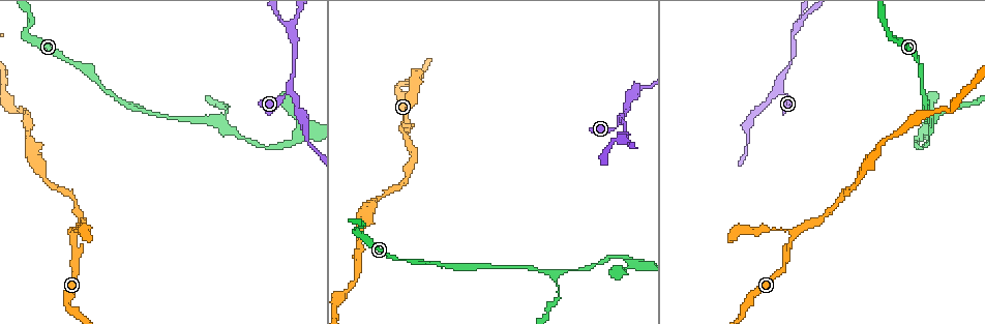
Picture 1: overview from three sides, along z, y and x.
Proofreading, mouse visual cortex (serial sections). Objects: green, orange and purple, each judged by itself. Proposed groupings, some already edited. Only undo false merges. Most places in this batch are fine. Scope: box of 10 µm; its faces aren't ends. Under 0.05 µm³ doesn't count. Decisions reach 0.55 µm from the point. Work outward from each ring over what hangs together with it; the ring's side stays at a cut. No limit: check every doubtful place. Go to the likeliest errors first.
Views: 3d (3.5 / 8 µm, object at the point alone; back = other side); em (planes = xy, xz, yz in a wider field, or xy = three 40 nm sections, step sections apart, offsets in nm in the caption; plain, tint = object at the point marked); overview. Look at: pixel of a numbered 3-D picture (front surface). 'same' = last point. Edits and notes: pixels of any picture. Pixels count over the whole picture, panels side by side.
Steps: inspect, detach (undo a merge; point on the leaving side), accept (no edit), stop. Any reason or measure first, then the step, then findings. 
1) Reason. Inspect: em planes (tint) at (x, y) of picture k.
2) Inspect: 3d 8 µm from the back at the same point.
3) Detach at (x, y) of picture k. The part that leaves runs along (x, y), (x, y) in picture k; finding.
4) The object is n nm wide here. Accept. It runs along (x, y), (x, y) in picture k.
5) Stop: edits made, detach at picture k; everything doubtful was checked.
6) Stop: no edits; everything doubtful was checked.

Branch point. Inspect: 3d 3.5 µm at (545, 274) of picture 1.

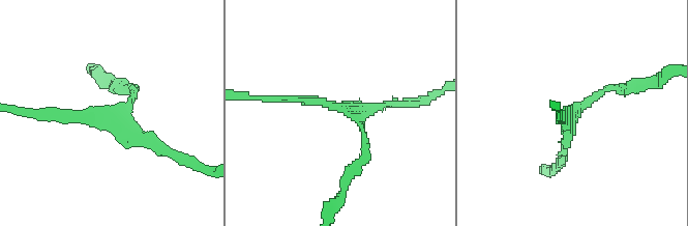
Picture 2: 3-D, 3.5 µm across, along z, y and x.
Now the EM. Inspect: em planes (tint) at (569, 120) of picture 2.

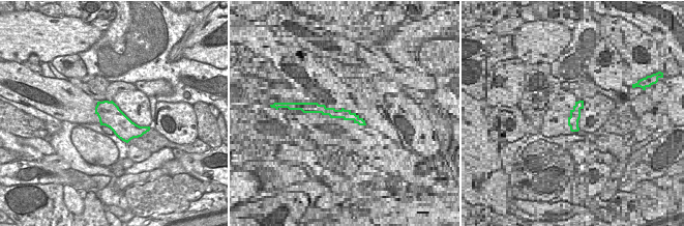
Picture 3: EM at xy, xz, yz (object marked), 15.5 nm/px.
The arms are 100, 150, 150 nm wide. Accept. It runs along (39, 112), (110, 118), (167, 153) in picture 2; all the same cell.

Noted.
Three-way junction. Inspect: 3d 3.5 µm at (300, 131) of picture 1.

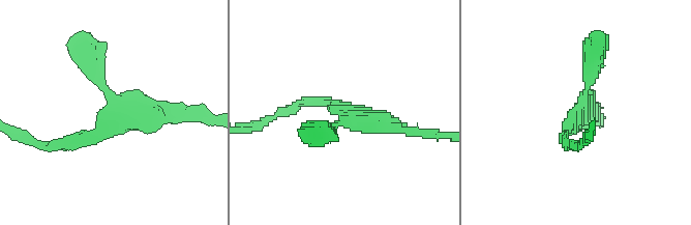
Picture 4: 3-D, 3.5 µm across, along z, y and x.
Shape alone is not enough. Inspect: em xy step 2 (tint) at (348, 112) of picture 4.

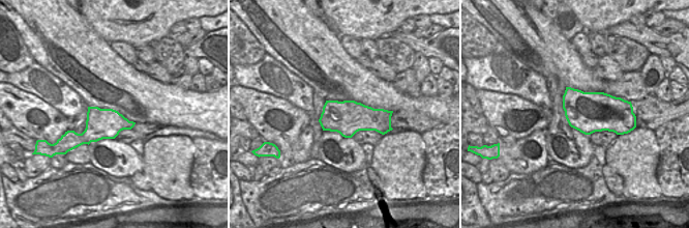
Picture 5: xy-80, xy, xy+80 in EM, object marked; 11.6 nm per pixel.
The object is 400 nm wide here. Accept. It runs along (60, 144), (120, 112), (91, 61) in picture 4; continuous, no second cell.

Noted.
Three arms meet. Inspect: 3d 3.5 µm at (77, 238) of picture 1.

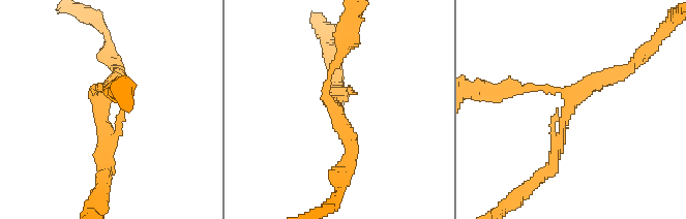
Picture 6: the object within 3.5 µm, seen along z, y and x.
3 arms meet here; the arms are 100, 200, 250 nm wide. Inspect: em planes (tint) at (335, 107) of picture 6.

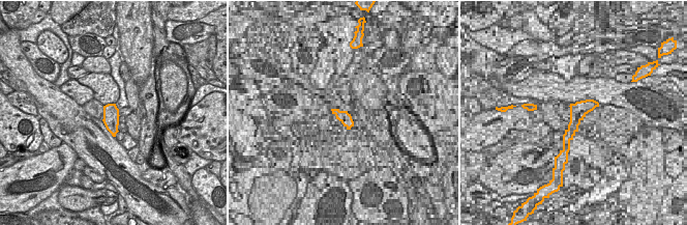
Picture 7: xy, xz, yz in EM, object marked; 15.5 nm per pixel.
Another direction. Inspect: em xy step 1 (tint) at the same point.

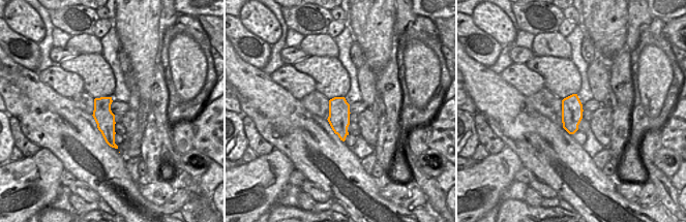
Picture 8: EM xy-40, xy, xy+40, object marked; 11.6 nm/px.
Accept. It runs along (549, 168), (570, 105), (623, 70) in picture 6; all the same cell.

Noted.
Branch point. Inspect: 3d 3.5 µm at (621, 140) of picture 1.

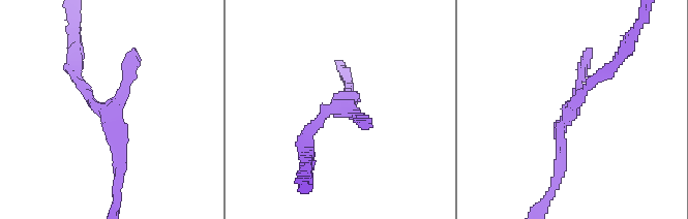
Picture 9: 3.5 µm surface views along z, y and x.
The arms are 150, 150, 150 nm wide. Accept. Continuous, no second cell.

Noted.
Stop: no edits; everything doubtful was checked.

